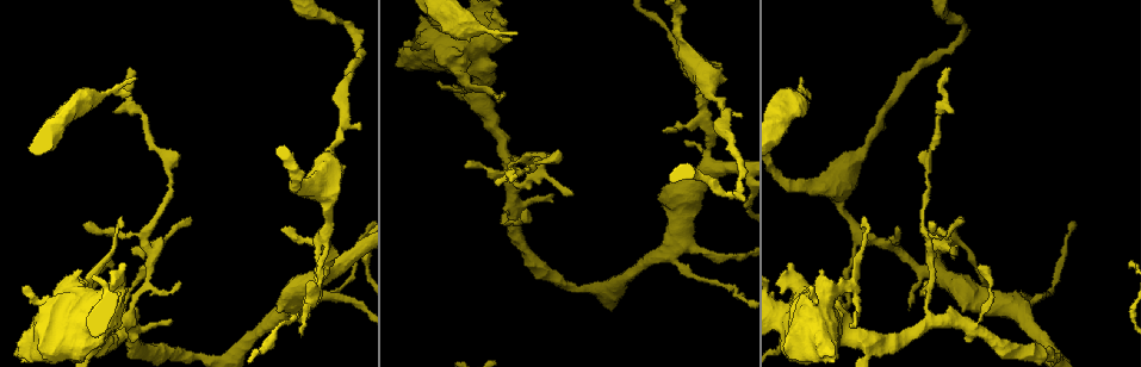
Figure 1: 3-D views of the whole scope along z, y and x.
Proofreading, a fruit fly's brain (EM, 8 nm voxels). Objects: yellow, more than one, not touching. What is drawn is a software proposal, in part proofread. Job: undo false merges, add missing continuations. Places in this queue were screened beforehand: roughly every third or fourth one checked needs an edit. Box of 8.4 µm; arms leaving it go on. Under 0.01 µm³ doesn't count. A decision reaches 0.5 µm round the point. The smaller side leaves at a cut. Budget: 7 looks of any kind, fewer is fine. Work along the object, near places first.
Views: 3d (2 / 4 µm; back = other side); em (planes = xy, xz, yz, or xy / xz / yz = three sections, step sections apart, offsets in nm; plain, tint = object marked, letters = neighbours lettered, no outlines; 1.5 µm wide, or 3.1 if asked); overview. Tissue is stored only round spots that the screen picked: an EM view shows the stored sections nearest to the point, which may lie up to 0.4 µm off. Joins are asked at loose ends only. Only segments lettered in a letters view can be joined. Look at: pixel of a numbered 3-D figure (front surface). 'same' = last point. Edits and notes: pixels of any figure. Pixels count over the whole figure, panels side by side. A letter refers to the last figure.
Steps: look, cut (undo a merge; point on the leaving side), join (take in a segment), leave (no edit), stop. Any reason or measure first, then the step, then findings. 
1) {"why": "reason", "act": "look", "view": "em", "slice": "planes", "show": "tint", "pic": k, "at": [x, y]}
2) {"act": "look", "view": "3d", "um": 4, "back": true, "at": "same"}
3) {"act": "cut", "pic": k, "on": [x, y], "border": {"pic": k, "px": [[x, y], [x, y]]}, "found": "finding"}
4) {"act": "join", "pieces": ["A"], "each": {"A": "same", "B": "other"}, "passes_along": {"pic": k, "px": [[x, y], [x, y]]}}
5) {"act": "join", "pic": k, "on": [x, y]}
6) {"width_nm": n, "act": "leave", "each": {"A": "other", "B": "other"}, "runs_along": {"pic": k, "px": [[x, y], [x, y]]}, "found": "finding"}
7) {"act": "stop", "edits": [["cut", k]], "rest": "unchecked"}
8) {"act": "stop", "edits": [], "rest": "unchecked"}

{"why": "abrupt turn", "act": "look", "view": "3d", "um": 2, "pic": 1, "at": [307, 312]}

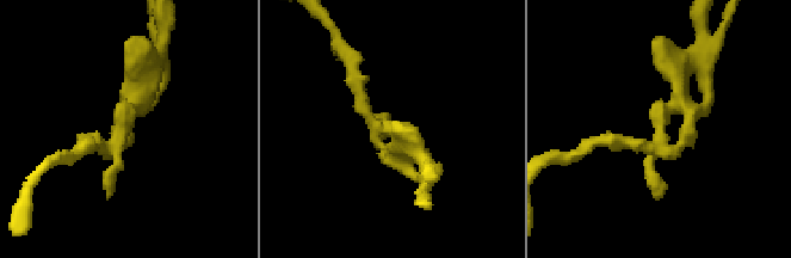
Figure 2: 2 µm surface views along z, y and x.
{"act": "look", "view": "em", "slice": "planes", "show": "letters", "pic": 2, "at": [120, 131]}

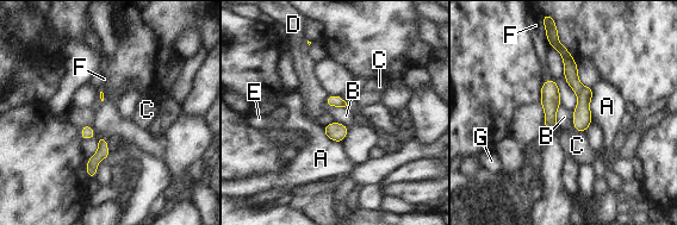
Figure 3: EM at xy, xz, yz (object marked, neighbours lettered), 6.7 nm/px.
{"width_nm": 130, "act": "leave", "each": {"A": "other", "B": "other", "C": "other", "D": "other", "E": "other", "F": "other", "G": "other"}, "runs_along": {"pic": 3, "px": [[554, 44], [583, 93], [583, 129]]}, "found": "continuous, no second cell"}

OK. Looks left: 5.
{"why": "free end", "act": "look", "view": "3d", "um": 4, "pic": 1, "at": [961, 312]}

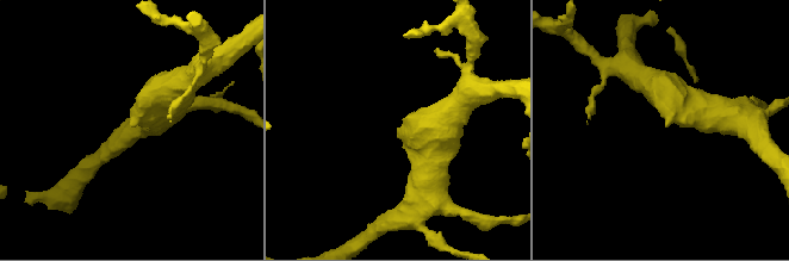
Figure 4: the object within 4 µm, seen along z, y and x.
{"why": "shape alone is not enough", "act": "look", "view": "em", "slice": "xy", "step": 8, "show": "letters", "pic": 4, "at": [131, 125]}

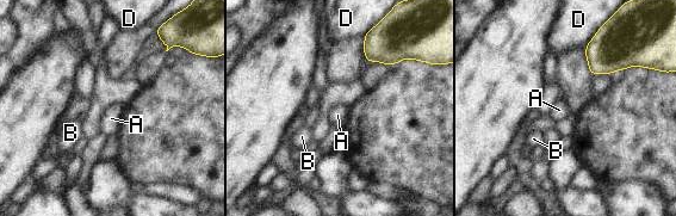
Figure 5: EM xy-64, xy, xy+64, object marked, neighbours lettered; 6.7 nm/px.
{"why": "cut it another way", "act": "look", "view": "em", "slice": "planes", "show": "letters", "at": "same"}

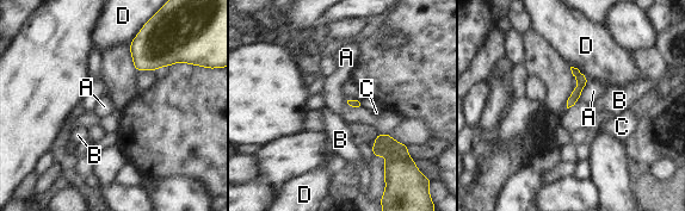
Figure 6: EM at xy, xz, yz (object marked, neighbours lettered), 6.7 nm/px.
{"act": "leave", "each": {"A": "other", "B": "other", "C": "other", "D": "other"}, "found": "none of them fits"}

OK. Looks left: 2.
{"why": "tapers out", "act": "look", "view": "3d", "um": 2, "back": true, "pic": 1, "at": [499, 100]}

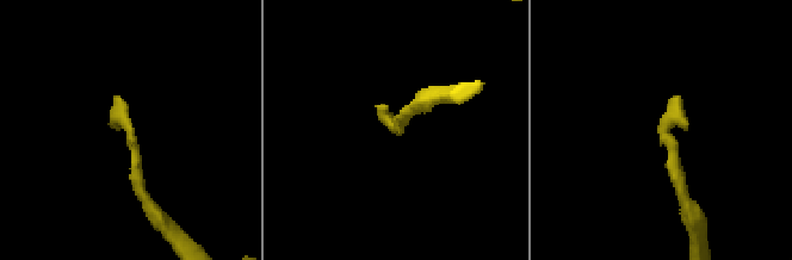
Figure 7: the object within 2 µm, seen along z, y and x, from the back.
{"why": "need the tissue", "act": "look", "view": "em", "slice": "yz", "step": 8, "show": "letters", "pic": 7, "at": [123, 103]}

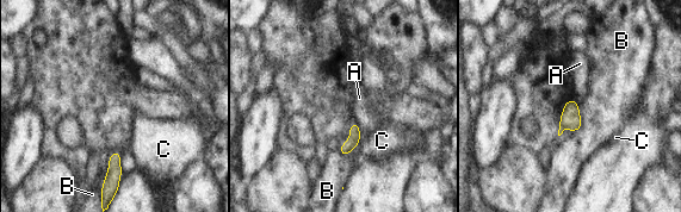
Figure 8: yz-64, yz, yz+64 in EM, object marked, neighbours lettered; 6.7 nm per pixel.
{"act": "leave", "each": {"A": "other", "B": "other", "C": "other"}, "border": {"pic": 8, "px": [[575, 99], [579, 103]]}, "found": "no lettered segment goes on from it"}

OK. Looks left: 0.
{"act": "stop", "edits": [], "rest": "unchecked"}

